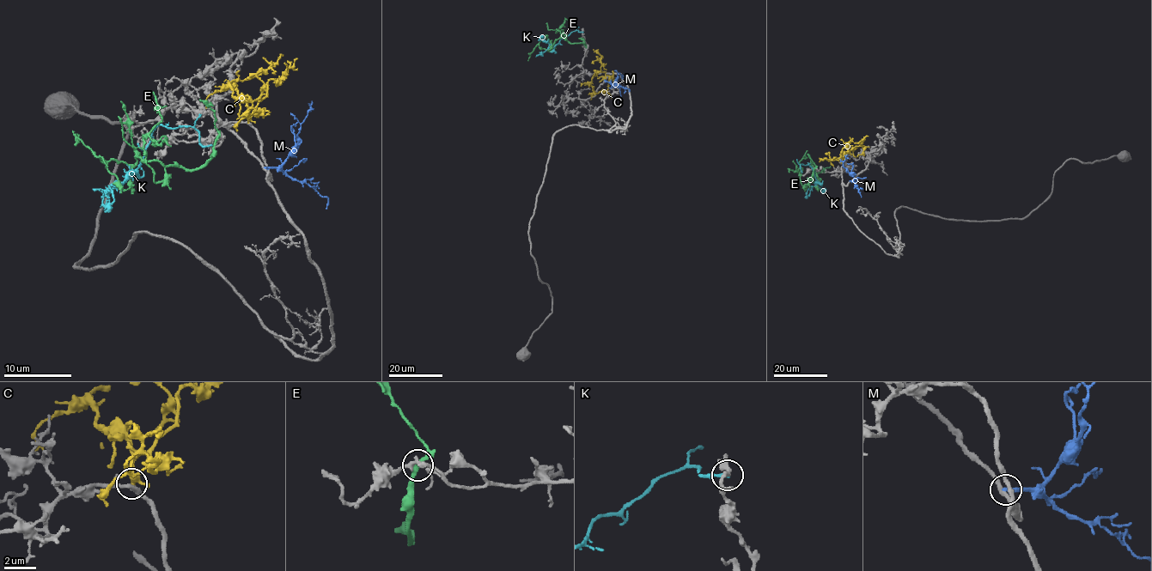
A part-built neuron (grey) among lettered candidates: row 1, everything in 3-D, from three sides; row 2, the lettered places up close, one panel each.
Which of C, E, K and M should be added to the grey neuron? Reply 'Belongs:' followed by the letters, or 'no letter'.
Belongs: C

